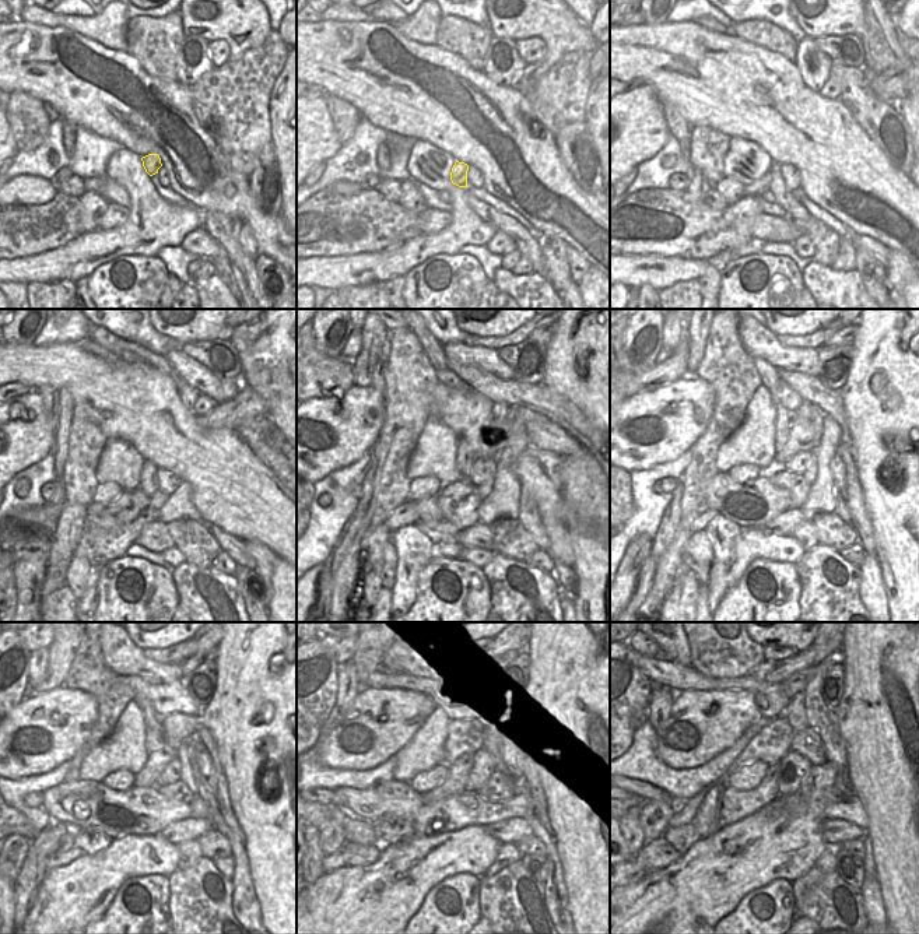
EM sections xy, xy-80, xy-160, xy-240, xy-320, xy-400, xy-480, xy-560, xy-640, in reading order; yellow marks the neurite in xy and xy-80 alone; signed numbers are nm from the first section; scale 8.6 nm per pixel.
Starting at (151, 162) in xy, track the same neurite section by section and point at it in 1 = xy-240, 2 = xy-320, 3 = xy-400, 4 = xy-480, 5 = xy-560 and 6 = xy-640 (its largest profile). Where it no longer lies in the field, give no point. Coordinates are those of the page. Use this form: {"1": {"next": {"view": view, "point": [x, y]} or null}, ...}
{"1": {"next": {"view": "xy-240", "point": [125, 499]}}, "2": {"next": {"view": "xy-320", "point": [406, 513]}}, "3": {"next": {"view": "xy-400", "point": [700, 522]}}, "4": {"next": {"view": "xy-480", "point": [67, 841]}}, "5": {"next": {"view": "xy-560", "point": [340, 859]}}, "6": {"next": {"view": "xy-640", "point": [638, 871]}}}

